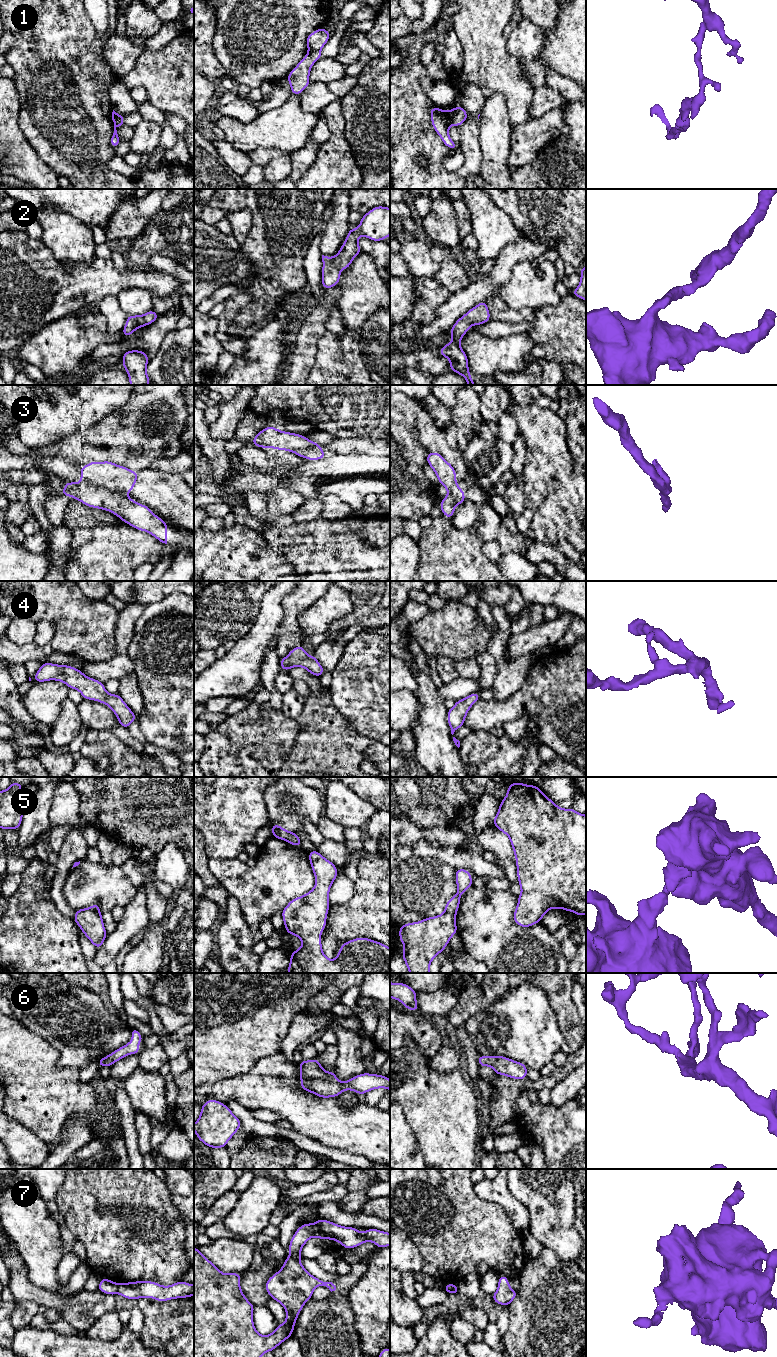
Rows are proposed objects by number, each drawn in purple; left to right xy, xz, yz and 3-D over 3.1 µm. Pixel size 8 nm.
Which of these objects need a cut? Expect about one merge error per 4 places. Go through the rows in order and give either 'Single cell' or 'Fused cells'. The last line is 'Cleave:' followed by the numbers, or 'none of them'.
1: Fused cells
2: Single cell
3: Fused cells
4: Single cell
5: Fused cells
6: Single cell
7: Fused cells
Cleave: 1, 3, 5, 7

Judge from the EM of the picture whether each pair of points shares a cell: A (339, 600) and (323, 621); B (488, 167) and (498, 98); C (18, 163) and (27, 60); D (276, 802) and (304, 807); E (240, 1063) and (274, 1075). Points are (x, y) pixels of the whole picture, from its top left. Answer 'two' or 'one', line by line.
A: one
B: one
C: two
D: one
E: two

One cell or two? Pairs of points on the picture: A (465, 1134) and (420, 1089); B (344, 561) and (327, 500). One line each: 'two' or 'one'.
A: one
B: two

